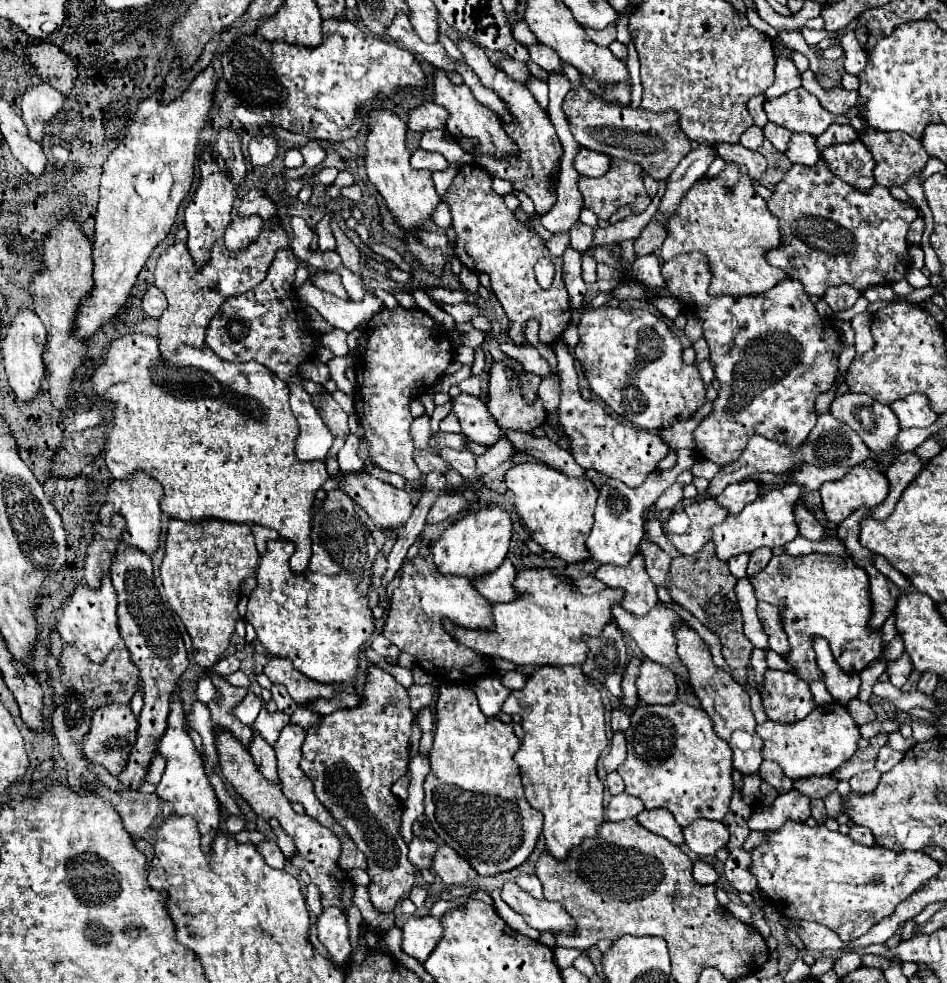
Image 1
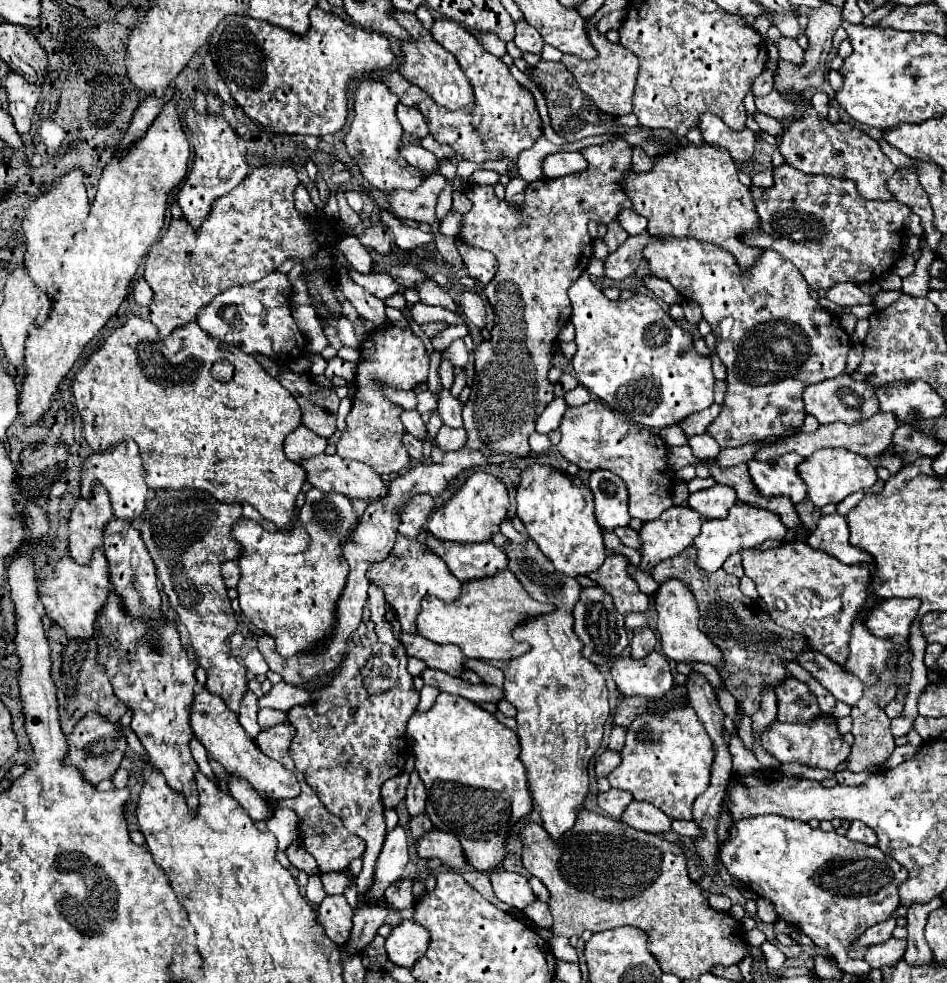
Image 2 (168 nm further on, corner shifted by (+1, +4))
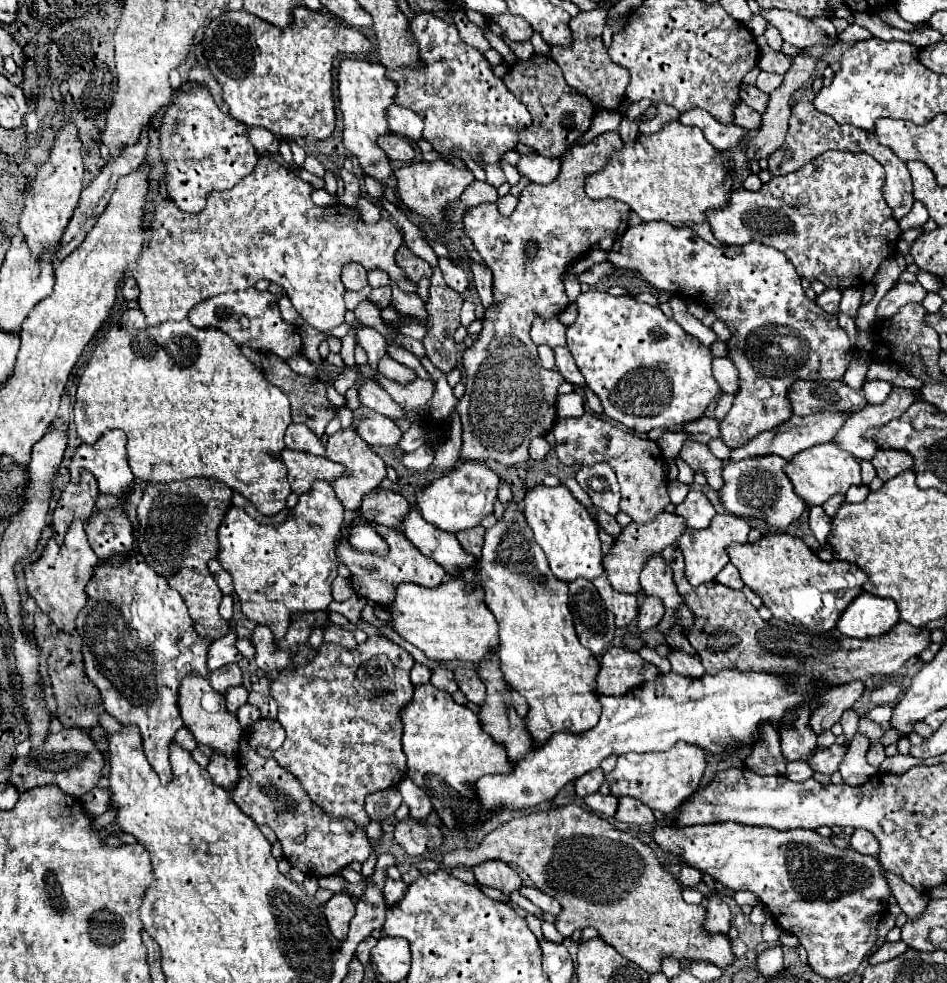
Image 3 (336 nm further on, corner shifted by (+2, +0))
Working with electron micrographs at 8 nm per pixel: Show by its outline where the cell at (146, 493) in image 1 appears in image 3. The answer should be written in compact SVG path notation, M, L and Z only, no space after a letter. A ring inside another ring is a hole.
M120 429L106 431L102 435L102 439L98 439L94 445L80 445L72 457L72 463L70 463L72 481L78 481L80 471L84 471L84 469L96 477L100 493L114 495L118 499L126 497L134 485L134 475L128 467L128 459L126 459L126 433L122 433Z

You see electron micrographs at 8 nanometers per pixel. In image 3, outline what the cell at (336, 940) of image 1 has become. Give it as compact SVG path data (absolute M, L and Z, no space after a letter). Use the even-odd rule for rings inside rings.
M336 893L326 905L324 915L328 921L328 927L336 939L346 939L350 919L354 917L354 901L346 893Z

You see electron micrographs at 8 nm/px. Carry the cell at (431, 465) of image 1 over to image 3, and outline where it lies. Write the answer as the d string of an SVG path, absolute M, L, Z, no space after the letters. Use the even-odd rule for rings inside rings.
M360 407L354 411L354 423L356 423L358 435L374 447L378 445L398 447L402 439L402 431L394 421L384 419L382 415L368 411L366 407Z

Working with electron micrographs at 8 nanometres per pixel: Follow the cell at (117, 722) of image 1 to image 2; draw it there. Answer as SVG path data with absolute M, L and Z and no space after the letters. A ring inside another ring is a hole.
M91 711L67 735L69 753L65 757L65 763L79 767L79 773L91 785L99 785L99 781L113 777L113 773L117 771L117 767L125 755L125 749L127 749L127 741L121 733L121 727L115 723L103 723L103 719L99 719L99 715L95 715L95 711Z

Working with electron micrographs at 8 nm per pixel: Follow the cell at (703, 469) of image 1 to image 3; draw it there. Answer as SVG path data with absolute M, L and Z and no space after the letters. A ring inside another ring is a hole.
M822 411L822 413L814 413L814 415L806 415L806 417L796 417L792 415L786 423L778 425L772 431L764 431L758 437L754 437L750 443L746 443L744 447L738 447L730 453L730 459L738 461L738 459L750 459L750 457L764 457L764 455L780 455L784 459L792 459L794 453L800 453L808 447L814 447L818 443L828 443L834 439L836 431L844 425L844 421L848 419L848 415L840 415L840 413L830 413L830 411Z

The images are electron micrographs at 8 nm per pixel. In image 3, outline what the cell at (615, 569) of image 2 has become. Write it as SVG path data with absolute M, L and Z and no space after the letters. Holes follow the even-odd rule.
M602 573L600 577L596 577L592 583L598 589L604 605L616 615L616 627L626 627L638 615L636 595L614 591L610 587L610 581L606 579L606 573Z

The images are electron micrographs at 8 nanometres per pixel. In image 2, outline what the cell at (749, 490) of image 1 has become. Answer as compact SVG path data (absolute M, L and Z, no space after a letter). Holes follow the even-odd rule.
M715 485L711 489L703 489L697 493L691 493L687 499L687 505L701 513L705 519L723 519L727 517L729 507L733 507L737 495L731 491L731 487Z

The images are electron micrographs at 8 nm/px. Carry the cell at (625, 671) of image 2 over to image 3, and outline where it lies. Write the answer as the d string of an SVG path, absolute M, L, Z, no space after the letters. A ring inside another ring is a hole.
M612 647L602 655L596 681L600 695L626 695L626 691L658 679L658 675L658 667L644 661L636 651Z

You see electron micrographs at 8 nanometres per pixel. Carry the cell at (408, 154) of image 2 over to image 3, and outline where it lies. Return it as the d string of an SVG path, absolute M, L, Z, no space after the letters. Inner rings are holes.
M394 133L380 137L380 139L378 139L378 145L380 145L382 151L384 151L392 161L396 161L396 163L412 163L412 161L416 159L414 147L412 147L406 139L402 139L402 137L394 135Z

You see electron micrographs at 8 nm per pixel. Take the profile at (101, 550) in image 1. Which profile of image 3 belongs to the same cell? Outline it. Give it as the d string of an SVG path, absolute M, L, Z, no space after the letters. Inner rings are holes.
M82 471L78 483L70 483L64 493L58 499L58 505L54 509L54 539L56 543L62 543L66 537L66 531L70 529L70 523L74 519L90 519L90 515L96 511L96 499L98 499L98 483L94 475L88 471Z

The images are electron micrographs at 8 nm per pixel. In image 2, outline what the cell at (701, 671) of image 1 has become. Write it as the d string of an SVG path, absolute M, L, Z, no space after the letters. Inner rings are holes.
M667 579L659 585L653 599L659 613L657 631L661 635L663 653L675 661L685 661L685 663L703 661L703 663L711 663L713 667L719 667L721 663L719 649L711 643L711 639L707 639L707 635L699 631L699 609L693 593L679 579Z

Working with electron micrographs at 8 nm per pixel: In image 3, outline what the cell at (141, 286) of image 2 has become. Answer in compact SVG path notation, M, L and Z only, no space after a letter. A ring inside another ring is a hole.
M128 277L128 279L124 281L124 285L122 285L122 295L124 295L128 301L136 301L136 299L138 299L138 283L136 283L136 279Z

